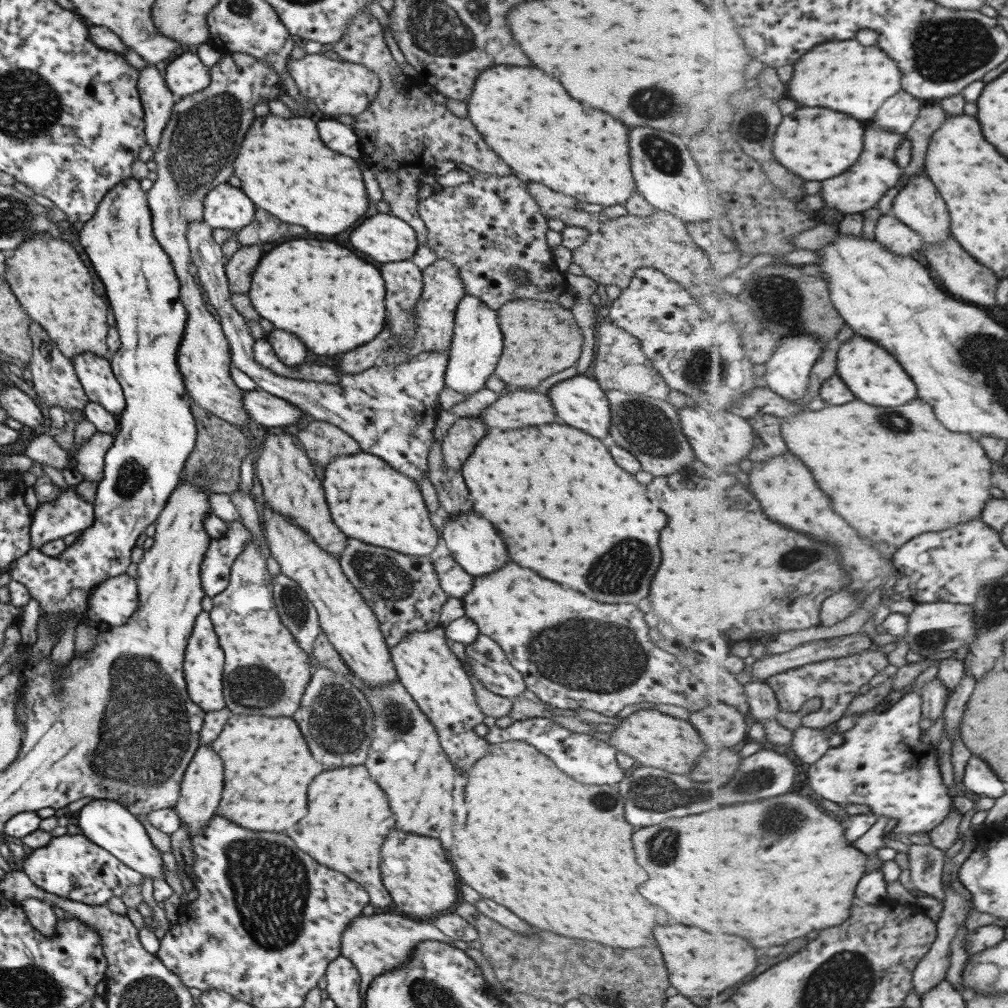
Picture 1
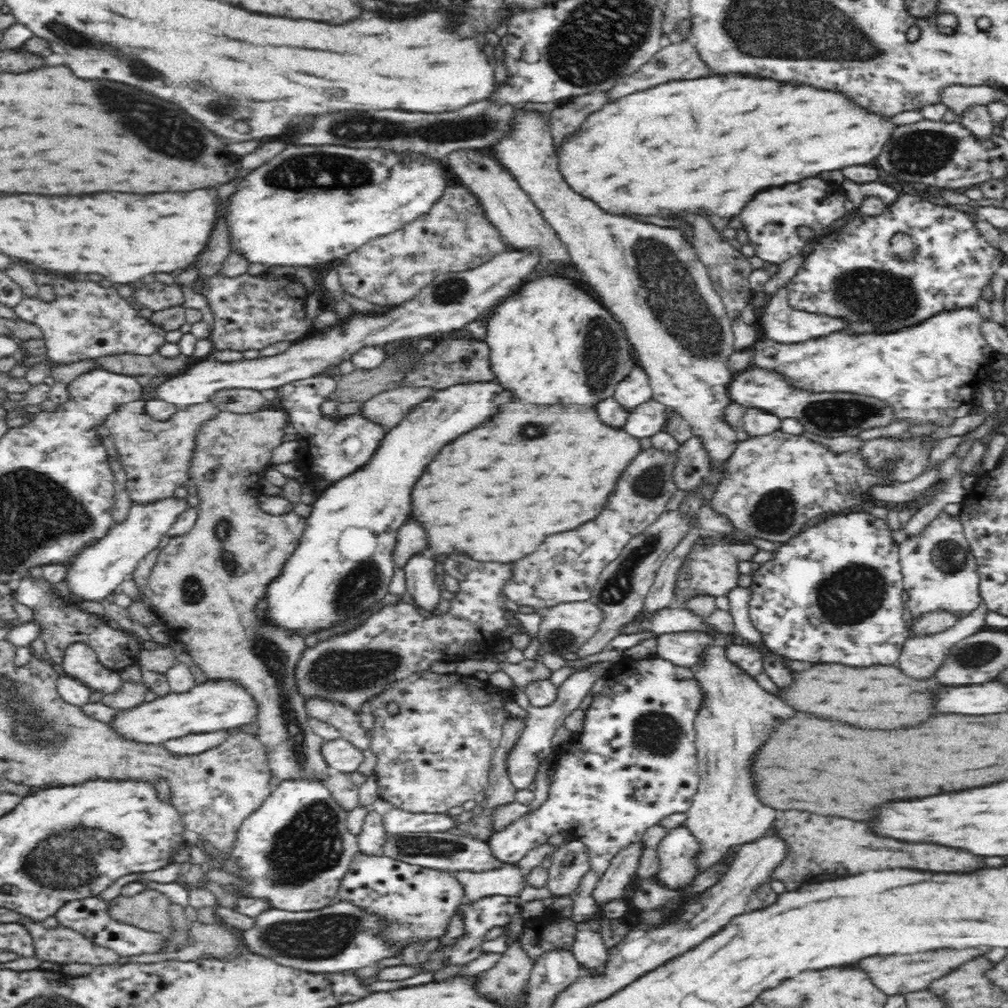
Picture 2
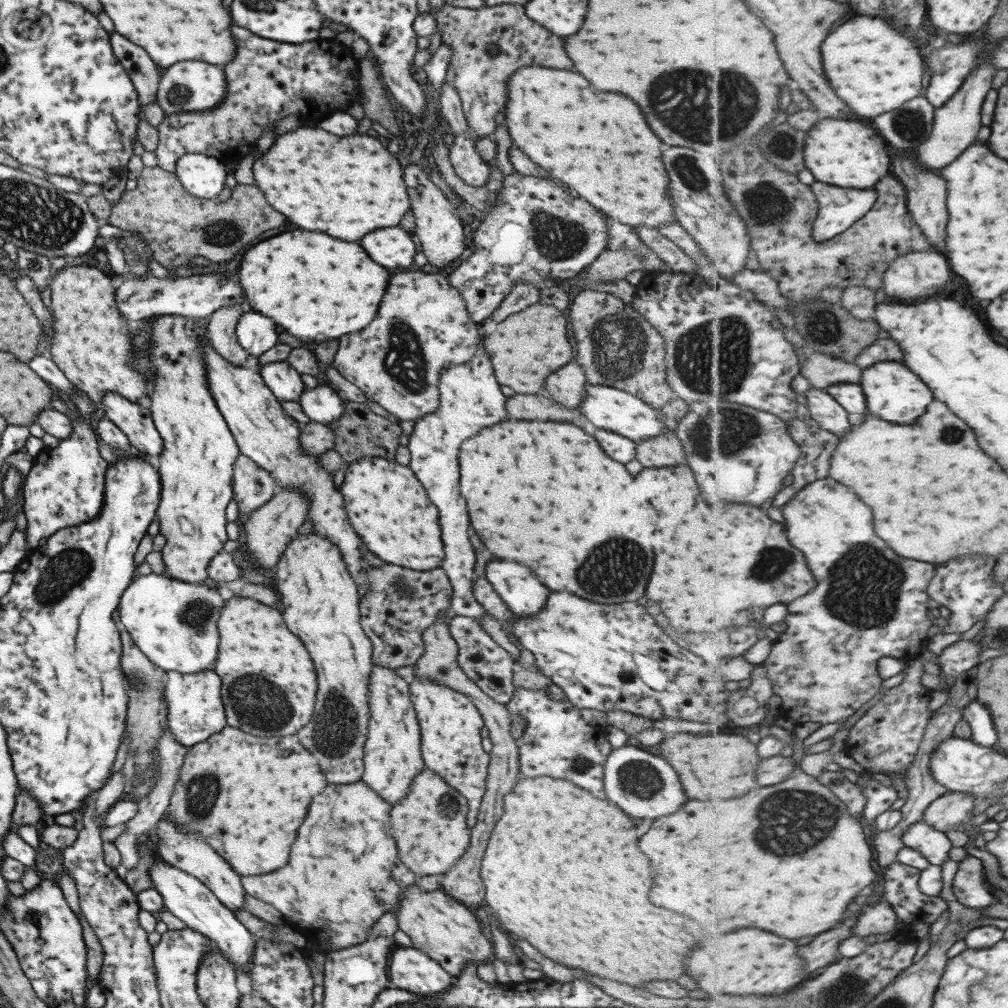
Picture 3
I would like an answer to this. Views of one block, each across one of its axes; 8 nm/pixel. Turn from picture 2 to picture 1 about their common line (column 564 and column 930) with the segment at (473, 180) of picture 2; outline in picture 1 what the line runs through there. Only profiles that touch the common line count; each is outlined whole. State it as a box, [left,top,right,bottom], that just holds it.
[925,238,1000,306]

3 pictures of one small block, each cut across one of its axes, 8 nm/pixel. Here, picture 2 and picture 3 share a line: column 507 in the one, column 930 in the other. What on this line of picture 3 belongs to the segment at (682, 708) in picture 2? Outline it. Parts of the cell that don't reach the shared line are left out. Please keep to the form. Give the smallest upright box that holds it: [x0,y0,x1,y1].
[912,821,954,866]

